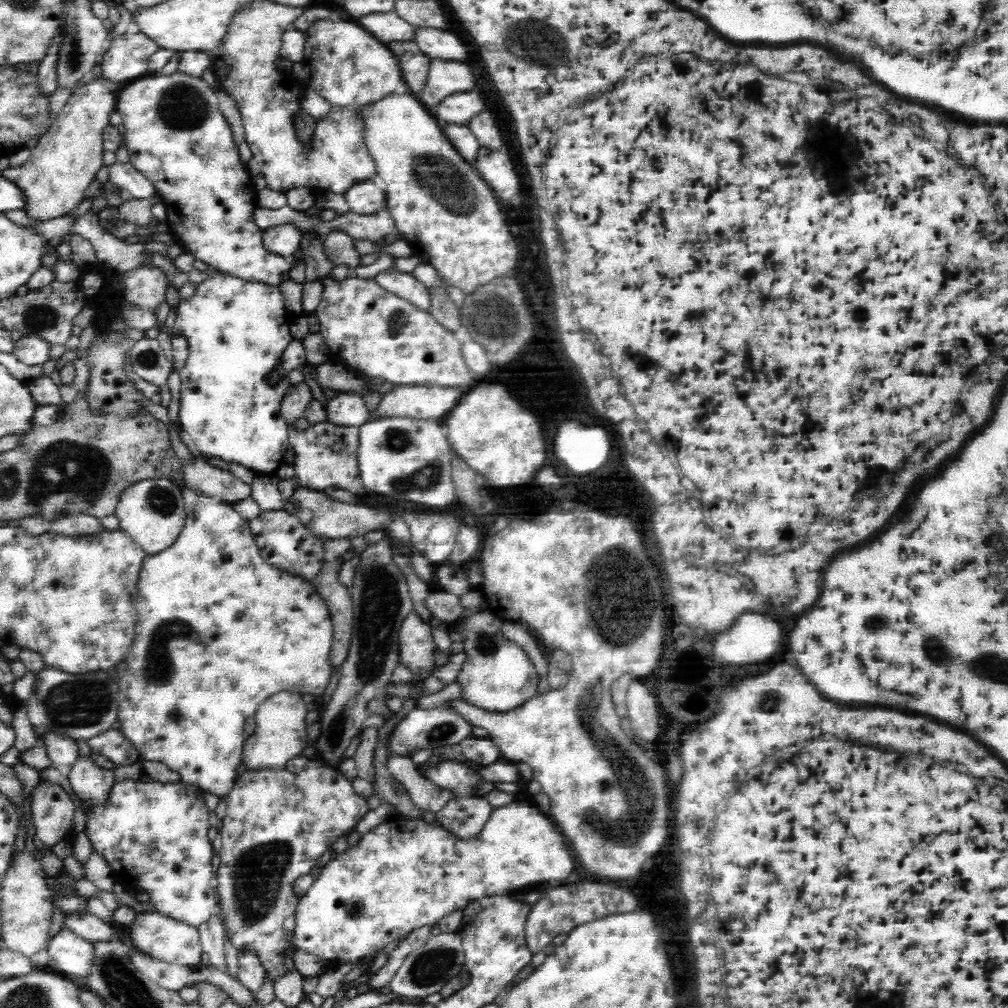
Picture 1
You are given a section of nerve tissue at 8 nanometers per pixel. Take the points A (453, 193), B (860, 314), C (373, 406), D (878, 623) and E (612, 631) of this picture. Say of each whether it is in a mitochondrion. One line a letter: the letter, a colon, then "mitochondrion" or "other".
A: mitochondrion
B: other
C: other
D: mitochondrion
E: mitochondrion

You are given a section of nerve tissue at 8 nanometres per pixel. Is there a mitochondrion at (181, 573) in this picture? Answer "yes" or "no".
no

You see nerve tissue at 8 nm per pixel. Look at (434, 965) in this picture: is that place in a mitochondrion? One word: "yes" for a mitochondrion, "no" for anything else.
yes

